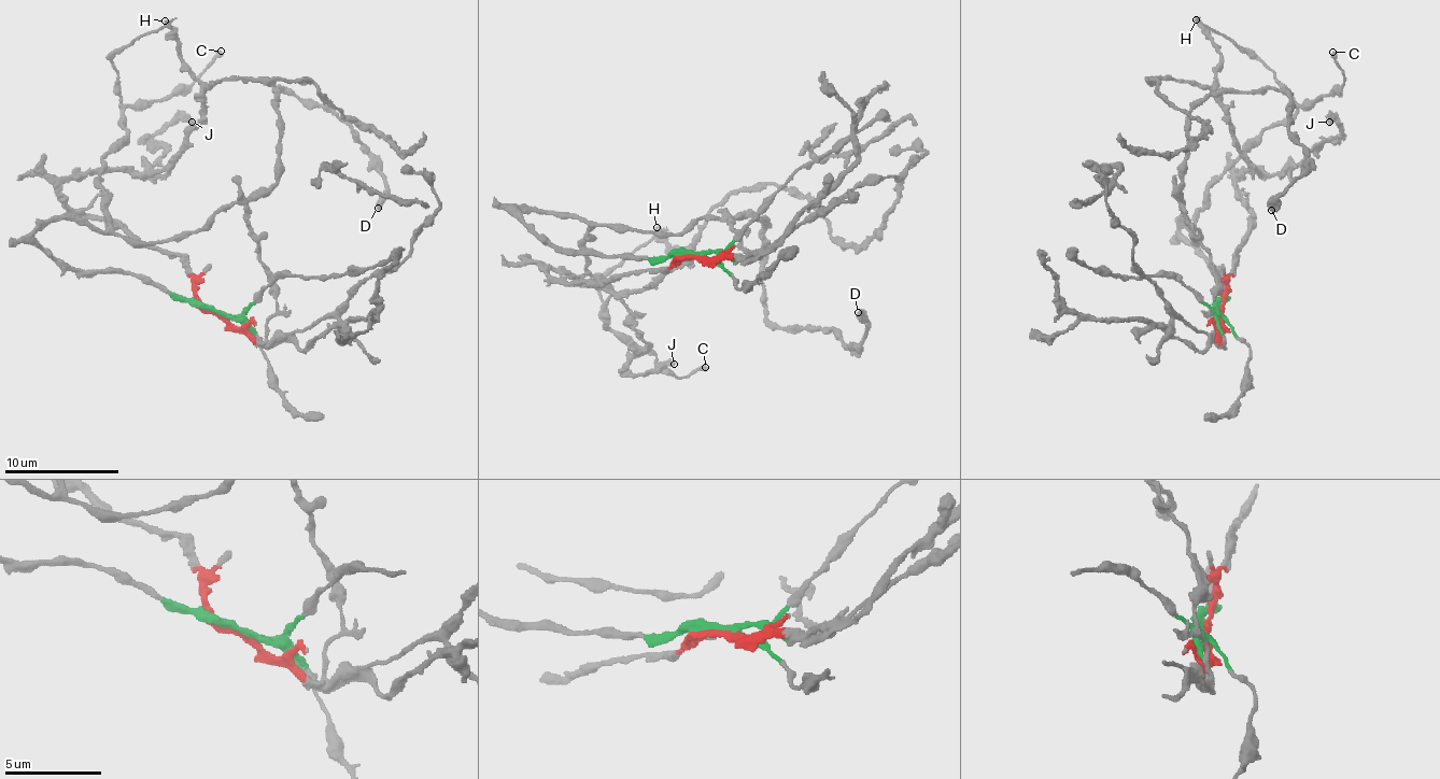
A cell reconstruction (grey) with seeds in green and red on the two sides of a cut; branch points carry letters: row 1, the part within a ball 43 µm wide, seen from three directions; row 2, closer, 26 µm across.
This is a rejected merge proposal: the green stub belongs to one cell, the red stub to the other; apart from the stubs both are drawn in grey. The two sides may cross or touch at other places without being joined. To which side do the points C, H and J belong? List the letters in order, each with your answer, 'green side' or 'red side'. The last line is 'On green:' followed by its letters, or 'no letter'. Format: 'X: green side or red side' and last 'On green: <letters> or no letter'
C: green side
H: red side
J: red side
On green: C

